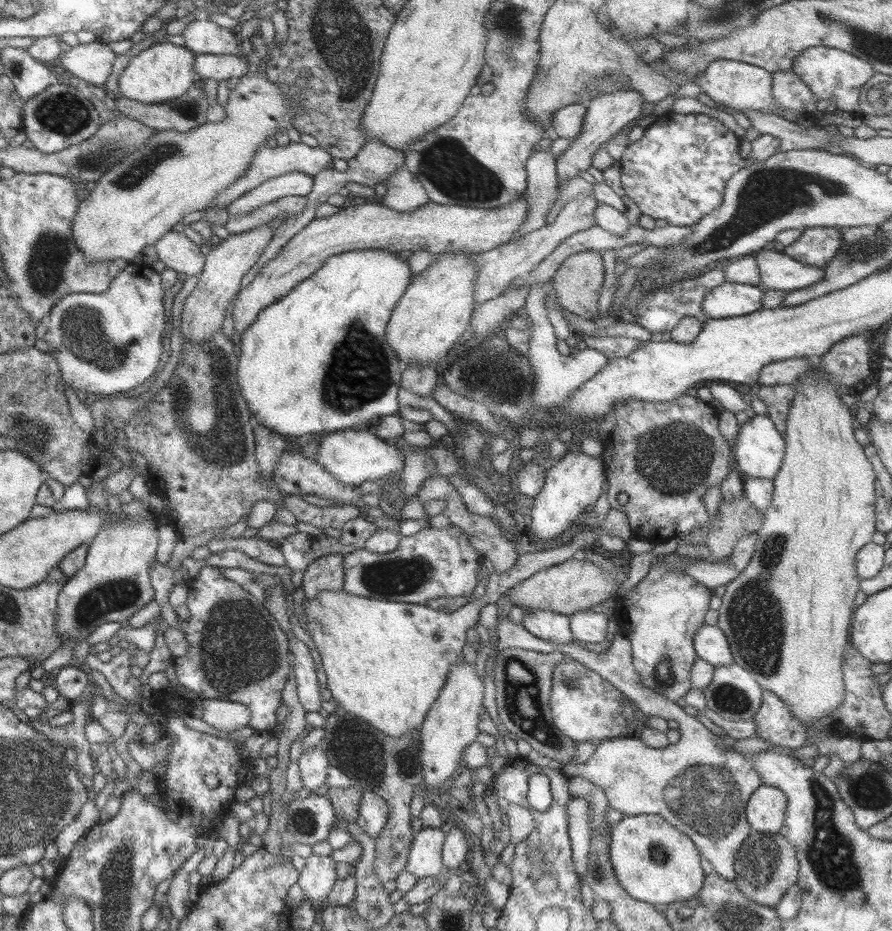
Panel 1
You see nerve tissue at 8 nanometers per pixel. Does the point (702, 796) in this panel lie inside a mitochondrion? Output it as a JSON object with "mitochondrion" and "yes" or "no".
{"mitochondrion":"yes"}

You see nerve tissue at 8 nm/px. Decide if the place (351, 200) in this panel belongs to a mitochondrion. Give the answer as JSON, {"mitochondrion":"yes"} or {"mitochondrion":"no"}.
{"mitochondrion":"no"}

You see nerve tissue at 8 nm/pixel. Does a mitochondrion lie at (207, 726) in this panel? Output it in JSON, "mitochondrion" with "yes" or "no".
{"mitochondrion":"no"}

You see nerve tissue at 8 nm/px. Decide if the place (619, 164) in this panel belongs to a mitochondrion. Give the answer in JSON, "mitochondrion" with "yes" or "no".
{"mitochondrion":"no"}

